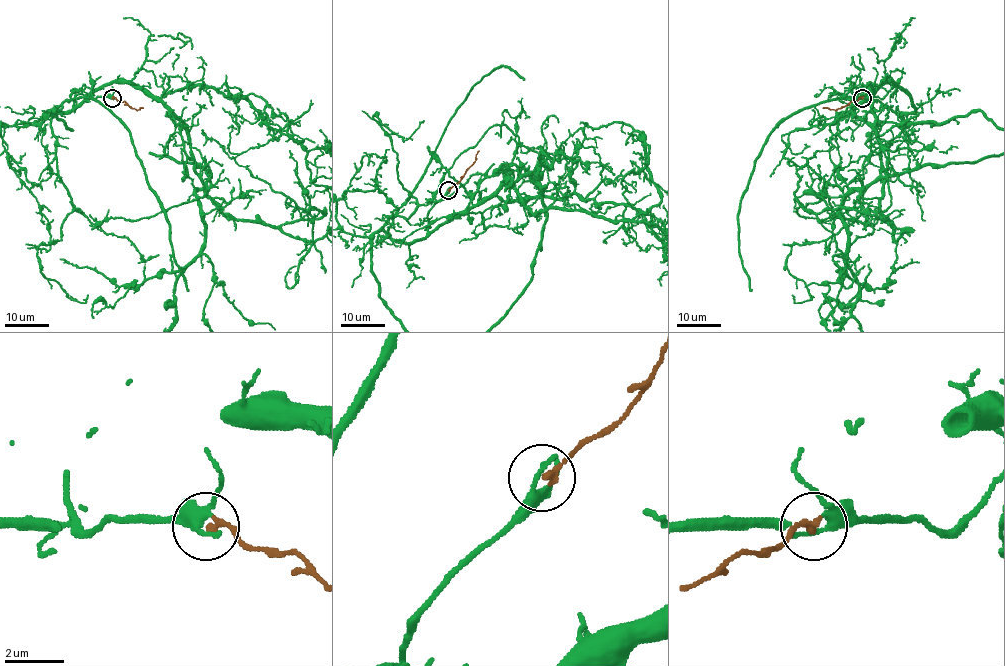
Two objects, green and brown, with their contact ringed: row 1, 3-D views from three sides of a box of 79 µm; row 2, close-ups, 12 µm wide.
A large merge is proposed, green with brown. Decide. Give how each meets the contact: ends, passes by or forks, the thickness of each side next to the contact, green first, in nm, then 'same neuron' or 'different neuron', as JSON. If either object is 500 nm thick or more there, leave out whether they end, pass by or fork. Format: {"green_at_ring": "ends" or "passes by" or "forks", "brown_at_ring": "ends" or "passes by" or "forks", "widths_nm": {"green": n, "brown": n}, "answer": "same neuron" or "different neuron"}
{"green_at_ring": "passes by", "brown_at_ring": "ends", "widths_nm": {"green": 240, "brown": 240}, "answer": "same neuron"}

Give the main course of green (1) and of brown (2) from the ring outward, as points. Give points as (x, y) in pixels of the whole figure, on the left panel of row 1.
1: (111, 98), (93, 84), (35, 122), (52, 111), (210, 176), (204, 248), (177, 280)
2: (111, 98), (124, 101), (137, 110), (143, 108)

